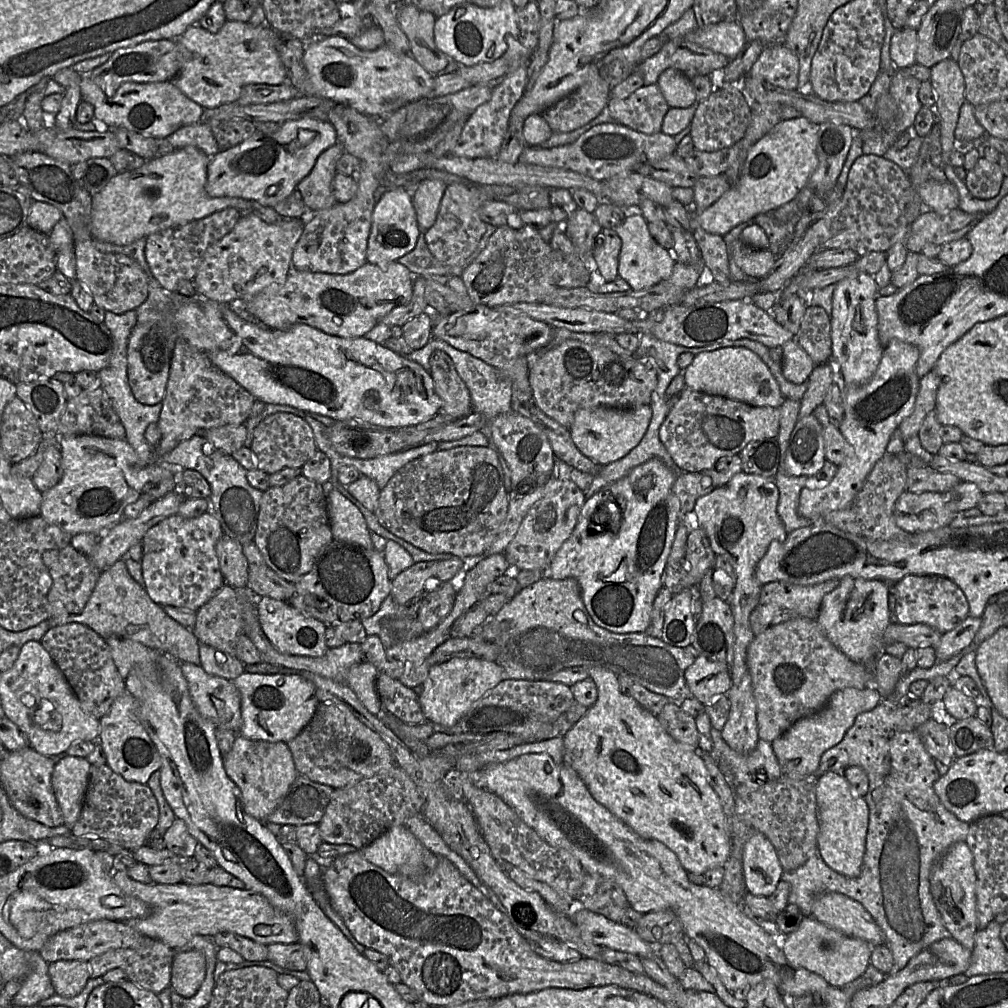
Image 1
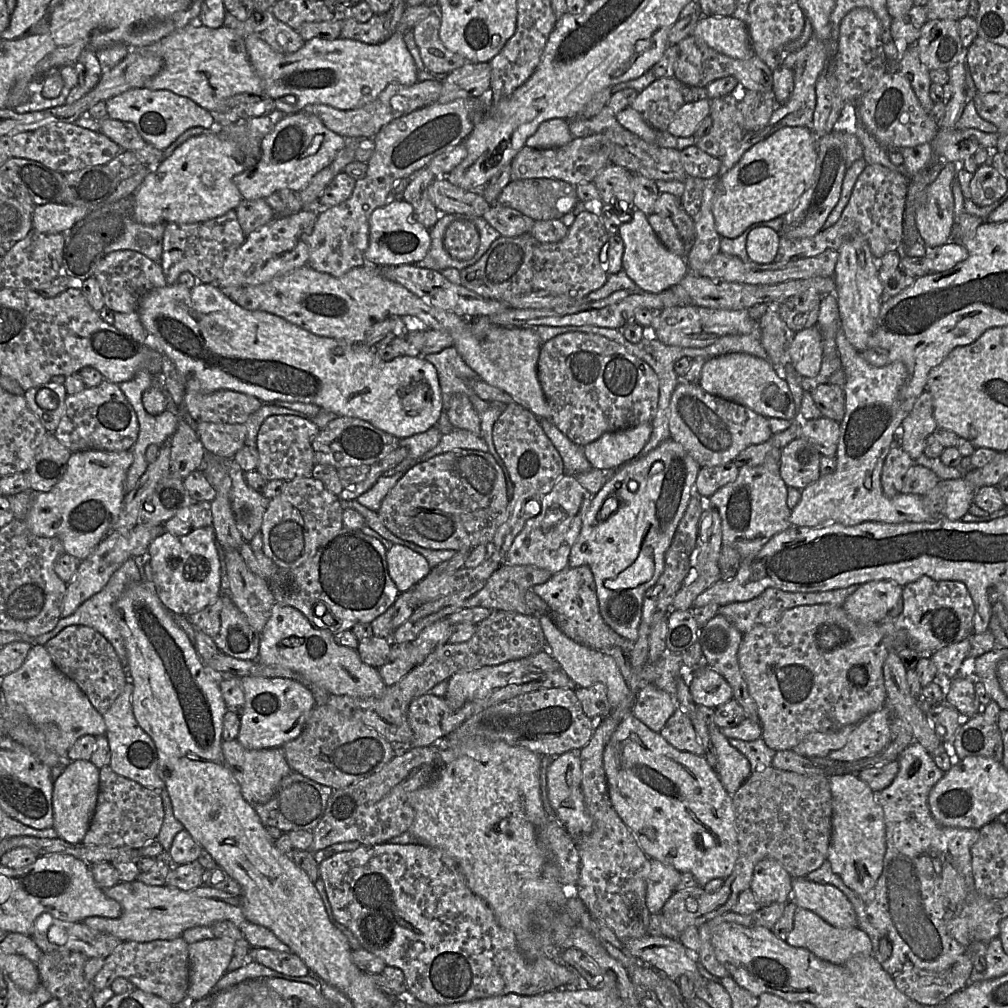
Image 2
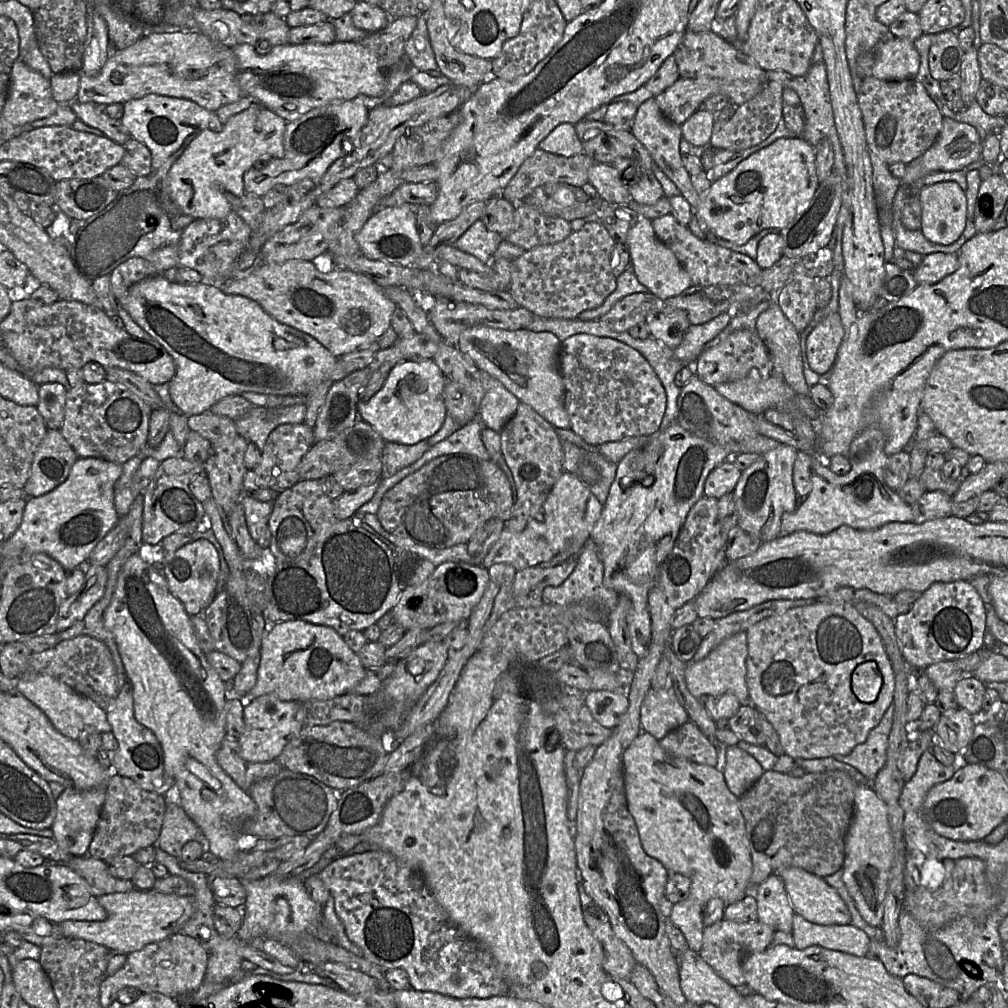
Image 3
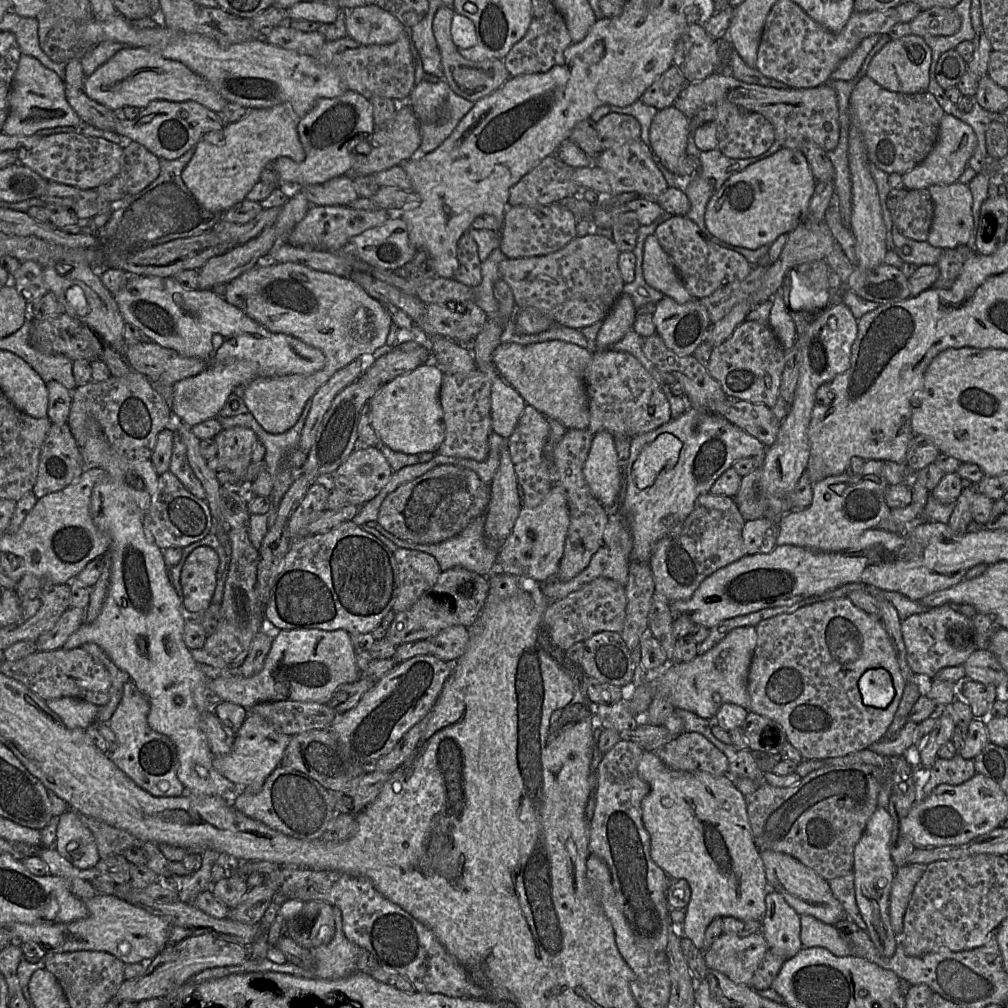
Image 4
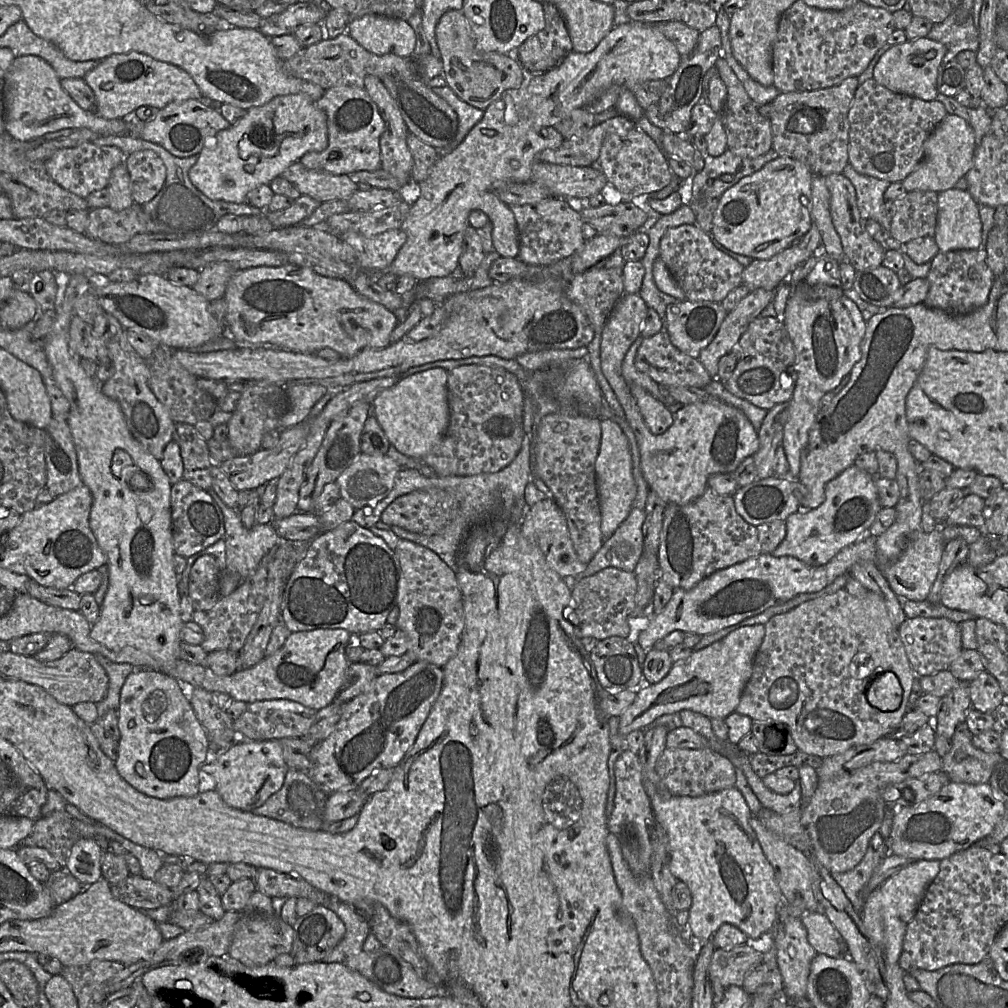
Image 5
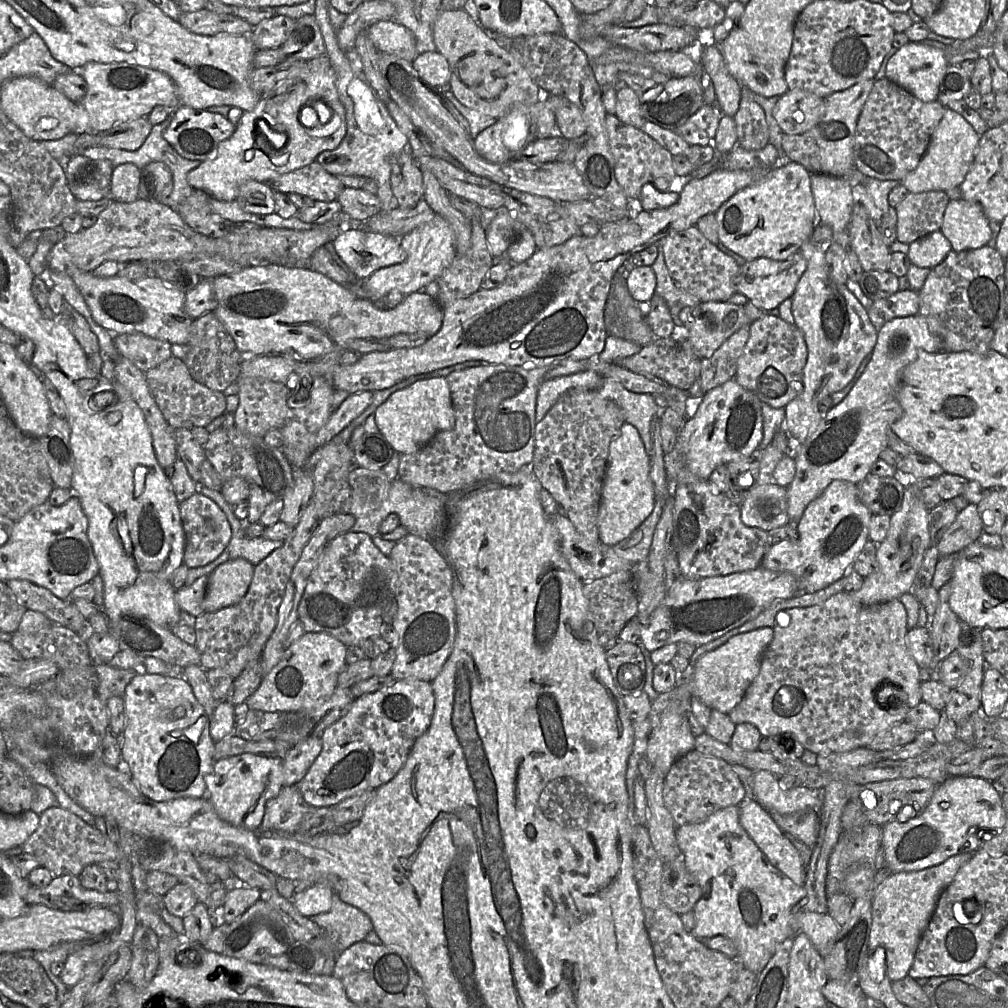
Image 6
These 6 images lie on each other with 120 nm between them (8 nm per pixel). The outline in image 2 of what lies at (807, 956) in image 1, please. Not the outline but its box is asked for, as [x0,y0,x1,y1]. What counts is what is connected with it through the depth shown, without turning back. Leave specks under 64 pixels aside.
[785,908,873,964]

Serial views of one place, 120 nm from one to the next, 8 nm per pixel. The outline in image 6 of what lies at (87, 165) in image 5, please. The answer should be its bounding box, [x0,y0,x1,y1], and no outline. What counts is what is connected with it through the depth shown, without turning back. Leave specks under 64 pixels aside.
[69,160,114,200]

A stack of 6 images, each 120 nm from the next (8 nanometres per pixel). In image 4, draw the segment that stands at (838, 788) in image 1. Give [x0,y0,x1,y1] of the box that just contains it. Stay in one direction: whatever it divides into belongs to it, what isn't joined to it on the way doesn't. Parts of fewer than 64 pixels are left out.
[854,807,899,957]

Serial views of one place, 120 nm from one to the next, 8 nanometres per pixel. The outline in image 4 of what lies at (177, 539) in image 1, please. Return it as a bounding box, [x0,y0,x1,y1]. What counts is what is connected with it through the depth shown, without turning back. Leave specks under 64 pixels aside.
[180,545,219,614]

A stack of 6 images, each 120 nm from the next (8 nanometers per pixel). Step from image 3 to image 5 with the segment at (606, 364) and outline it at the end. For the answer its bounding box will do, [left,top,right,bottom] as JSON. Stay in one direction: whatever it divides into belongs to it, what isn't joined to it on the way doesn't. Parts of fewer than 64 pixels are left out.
[629,385,673,435]

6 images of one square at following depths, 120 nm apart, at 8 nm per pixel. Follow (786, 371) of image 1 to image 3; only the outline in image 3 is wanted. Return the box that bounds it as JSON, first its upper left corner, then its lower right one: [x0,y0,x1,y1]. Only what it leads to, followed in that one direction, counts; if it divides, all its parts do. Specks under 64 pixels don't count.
[806,312,845,375]

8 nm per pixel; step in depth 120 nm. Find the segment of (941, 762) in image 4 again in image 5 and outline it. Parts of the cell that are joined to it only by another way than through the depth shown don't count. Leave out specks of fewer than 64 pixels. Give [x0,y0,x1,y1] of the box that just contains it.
[942,722,1004,783]

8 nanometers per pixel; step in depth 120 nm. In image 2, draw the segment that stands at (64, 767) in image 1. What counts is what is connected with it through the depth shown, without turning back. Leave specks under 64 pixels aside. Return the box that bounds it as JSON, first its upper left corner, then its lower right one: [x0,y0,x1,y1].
[53,760,99,843]

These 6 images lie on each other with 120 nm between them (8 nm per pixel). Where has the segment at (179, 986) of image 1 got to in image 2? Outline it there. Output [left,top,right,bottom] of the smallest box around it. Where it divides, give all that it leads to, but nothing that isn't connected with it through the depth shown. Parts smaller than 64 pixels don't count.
[187,938,234,1000]

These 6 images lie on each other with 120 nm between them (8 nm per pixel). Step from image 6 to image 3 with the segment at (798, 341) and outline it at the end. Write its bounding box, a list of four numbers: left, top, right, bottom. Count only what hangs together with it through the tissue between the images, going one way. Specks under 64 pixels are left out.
[694,329,773,387]

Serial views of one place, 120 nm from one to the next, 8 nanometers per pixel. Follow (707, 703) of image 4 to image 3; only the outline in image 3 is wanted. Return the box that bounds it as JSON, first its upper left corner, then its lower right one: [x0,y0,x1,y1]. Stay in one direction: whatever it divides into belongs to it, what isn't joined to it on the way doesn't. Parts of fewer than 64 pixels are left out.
[685,631,750,705]

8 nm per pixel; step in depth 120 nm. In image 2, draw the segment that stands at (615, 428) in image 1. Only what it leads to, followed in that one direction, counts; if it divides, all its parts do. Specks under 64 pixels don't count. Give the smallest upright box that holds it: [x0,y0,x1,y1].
[583,423,652,470]

